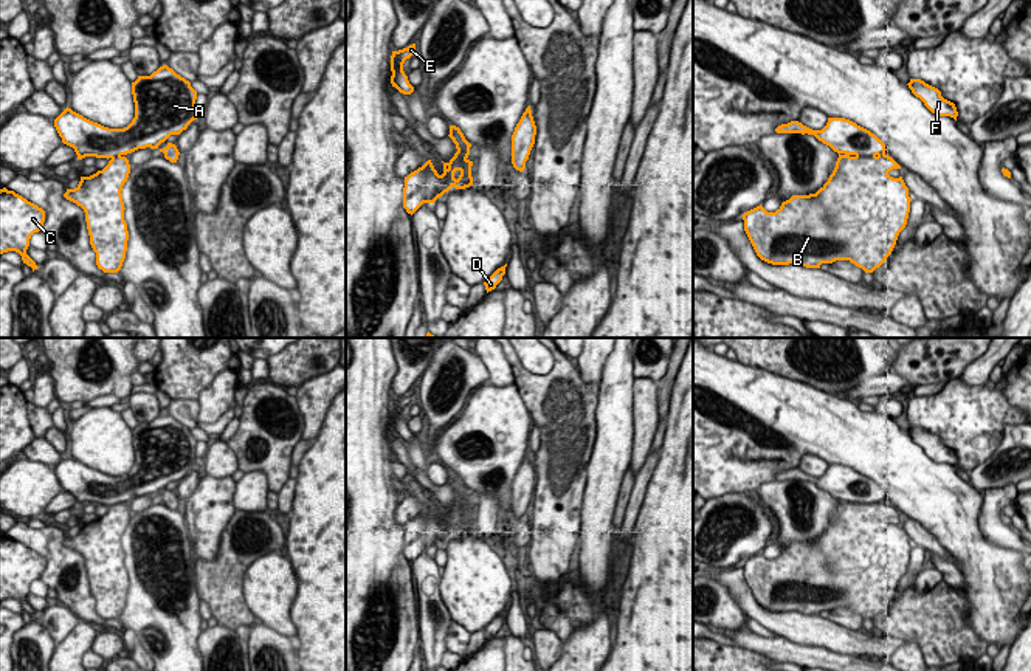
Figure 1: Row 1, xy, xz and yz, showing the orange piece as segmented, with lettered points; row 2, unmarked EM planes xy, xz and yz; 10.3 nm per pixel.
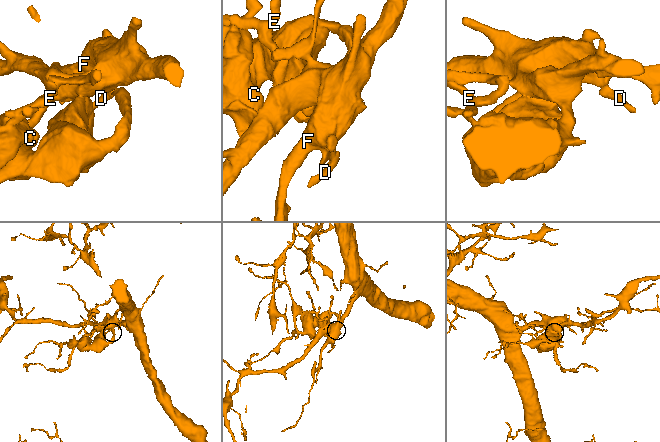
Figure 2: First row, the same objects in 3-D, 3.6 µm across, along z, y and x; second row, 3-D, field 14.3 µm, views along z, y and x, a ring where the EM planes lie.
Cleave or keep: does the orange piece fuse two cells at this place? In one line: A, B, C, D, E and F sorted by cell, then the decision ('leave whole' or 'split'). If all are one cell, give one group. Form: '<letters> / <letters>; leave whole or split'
A B C D E F; leave whole

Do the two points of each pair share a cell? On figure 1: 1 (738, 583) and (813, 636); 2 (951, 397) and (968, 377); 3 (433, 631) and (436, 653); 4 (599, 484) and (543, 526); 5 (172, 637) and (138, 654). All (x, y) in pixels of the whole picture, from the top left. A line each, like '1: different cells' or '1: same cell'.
1: same cell
2: different cells
3: same cell
4: different cells
5: different cells

